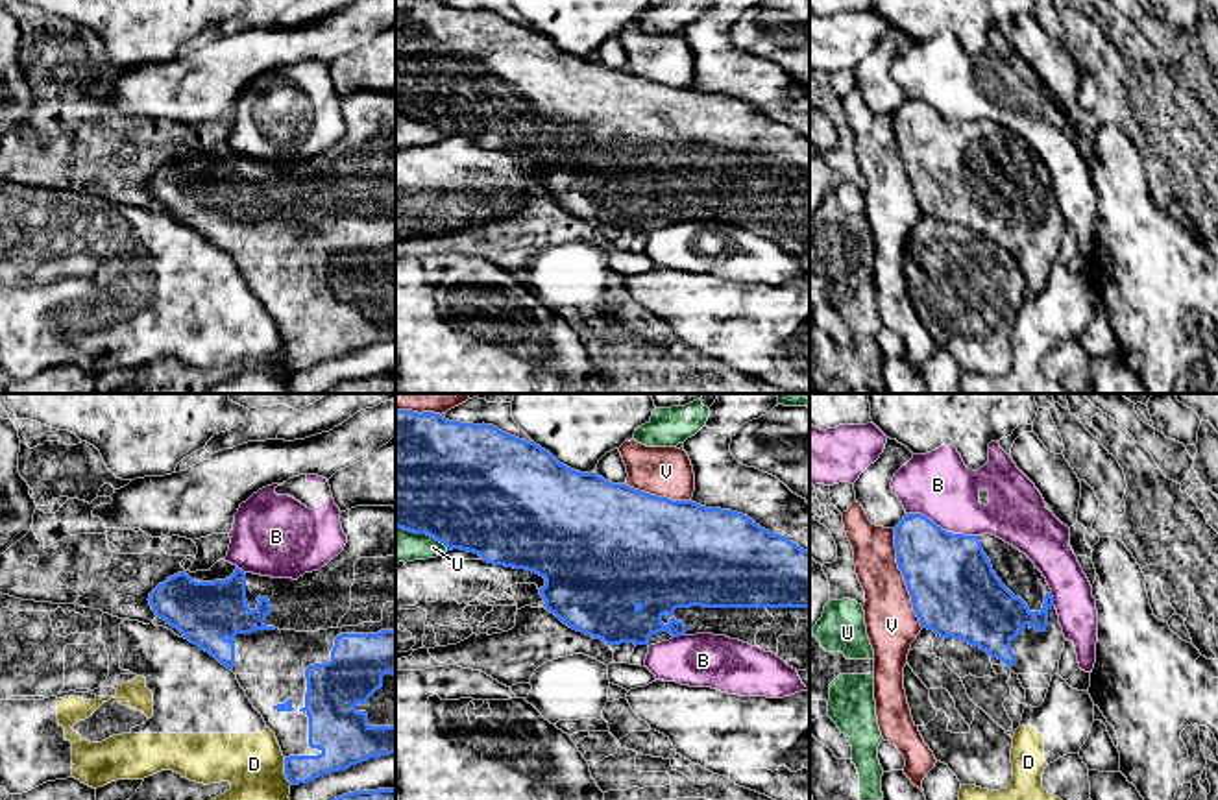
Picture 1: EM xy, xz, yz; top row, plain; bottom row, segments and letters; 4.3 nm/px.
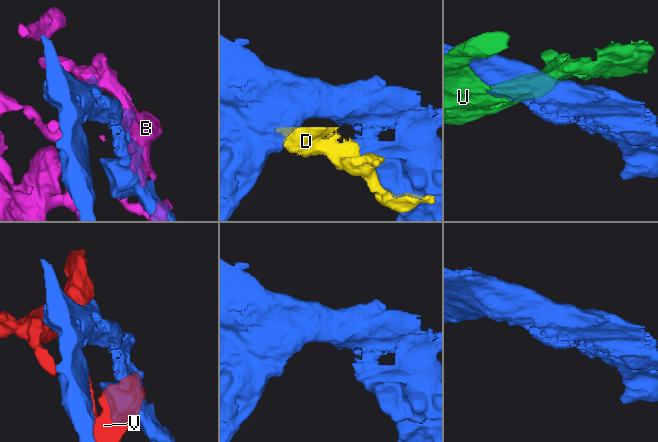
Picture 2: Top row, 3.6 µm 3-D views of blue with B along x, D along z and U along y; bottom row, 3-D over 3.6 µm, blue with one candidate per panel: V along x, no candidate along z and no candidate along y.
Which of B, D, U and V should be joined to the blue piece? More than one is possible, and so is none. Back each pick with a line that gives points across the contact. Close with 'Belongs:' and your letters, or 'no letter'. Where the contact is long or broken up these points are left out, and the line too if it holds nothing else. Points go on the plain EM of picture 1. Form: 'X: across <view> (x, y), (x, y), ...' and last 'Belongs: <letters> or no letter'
Belongs: no letter

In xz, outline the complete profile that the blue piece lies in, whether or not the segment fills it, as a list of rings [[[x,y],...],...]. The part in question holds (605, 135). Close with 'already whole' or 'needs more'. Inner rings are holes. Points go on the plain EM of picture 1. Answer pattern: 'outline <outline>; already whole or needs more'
outline [[[396,0],[396,113],[427,120],[444,129],[447,137],[460,135],[479,140],[484,148],[514,155],[527,155],[545,164],[540,181],[545,194],[569,214],[606,231],[656,231],[678,222],[713,220],[739,225],[765,238],[773,238],[793,253],[802,270],[810,273],[810,137],[800,135],[780,120],[773,120],[750,103],[721,94],[706,94],[693,87],[656,83],[627,70],[612,70],[597,59],[580,59],[560,50],[549,37],[534,28],[519,26],[493,11],[449,7],[440,0]]]; needs more

